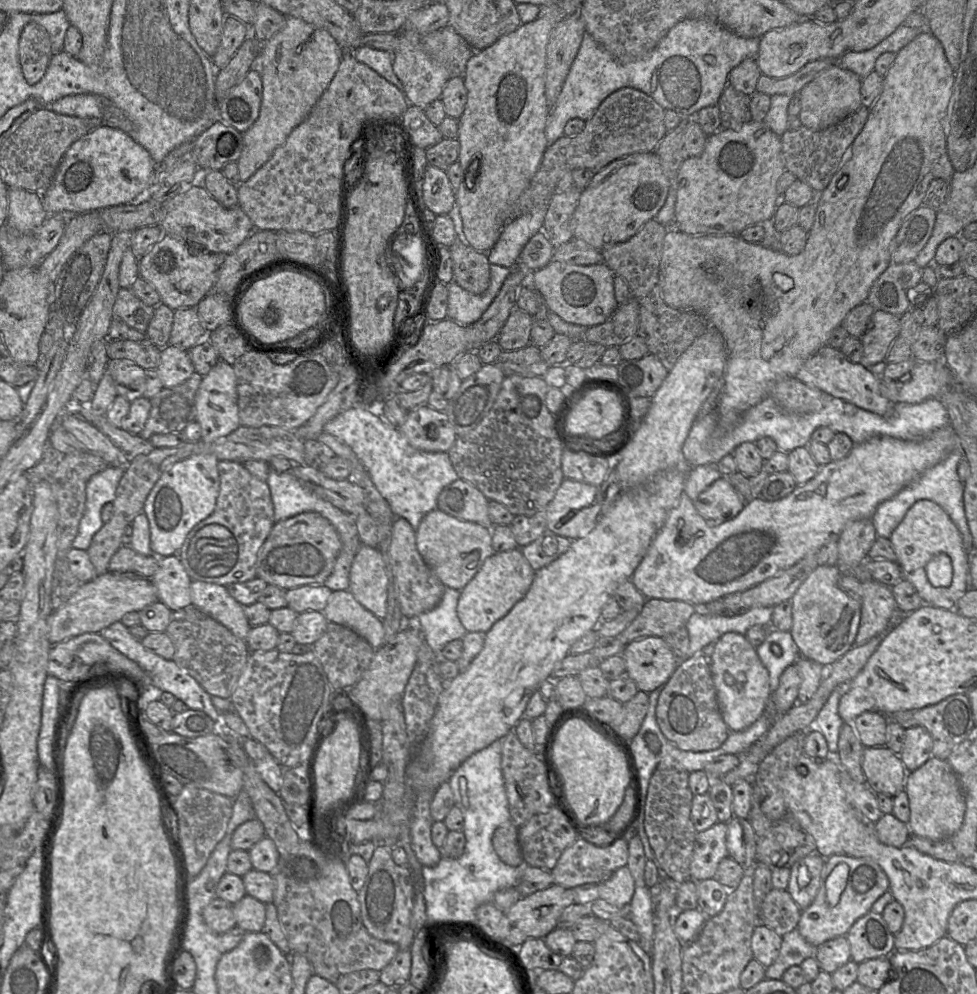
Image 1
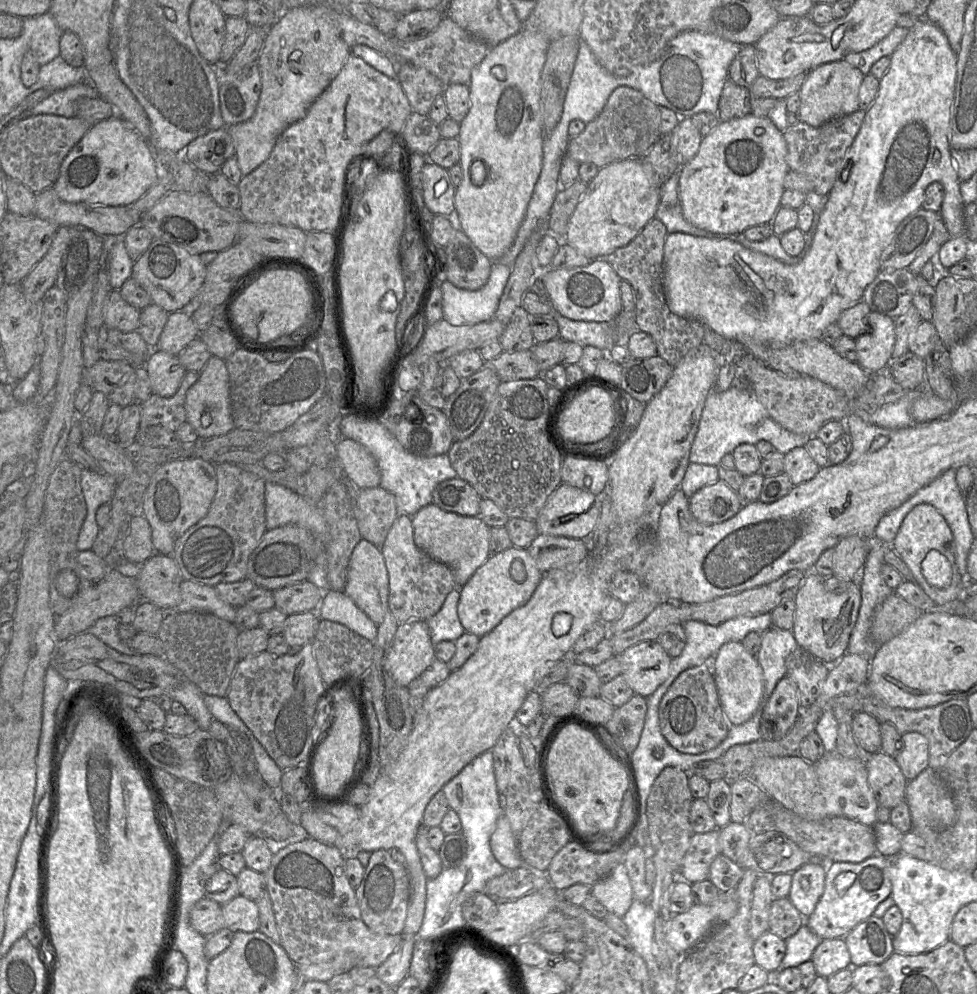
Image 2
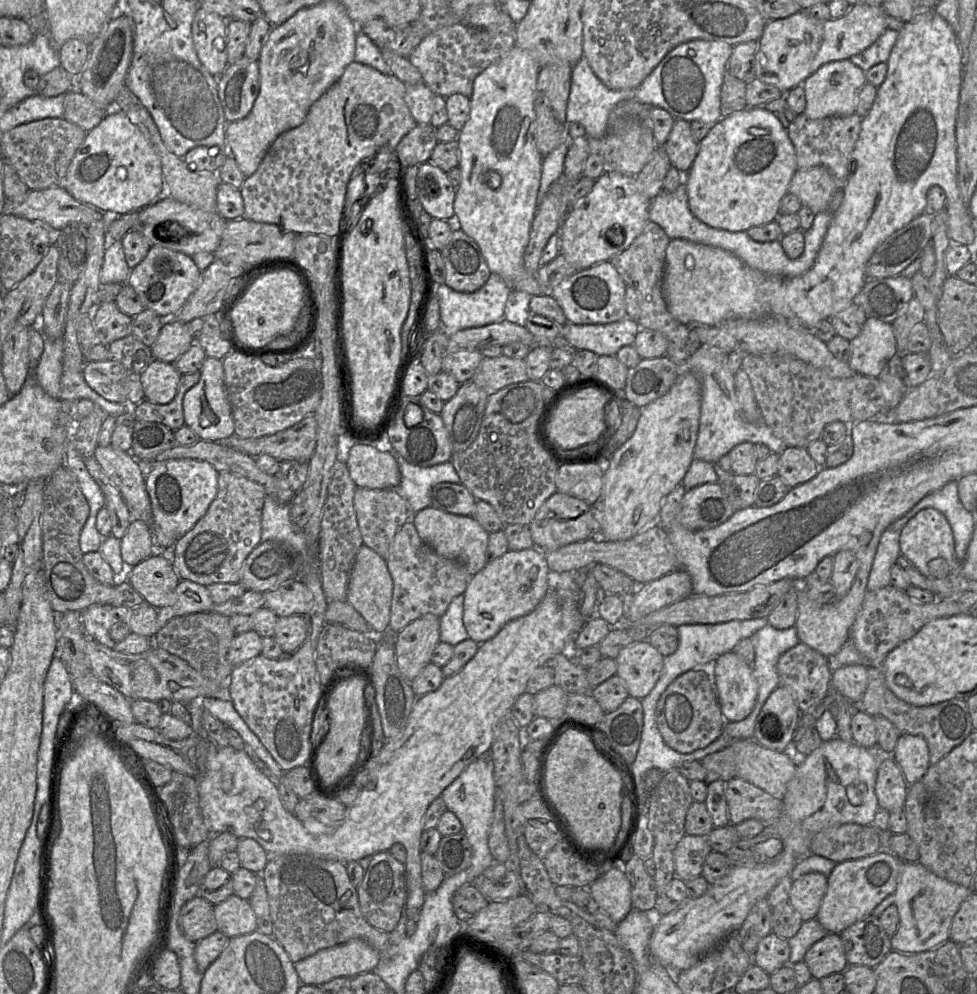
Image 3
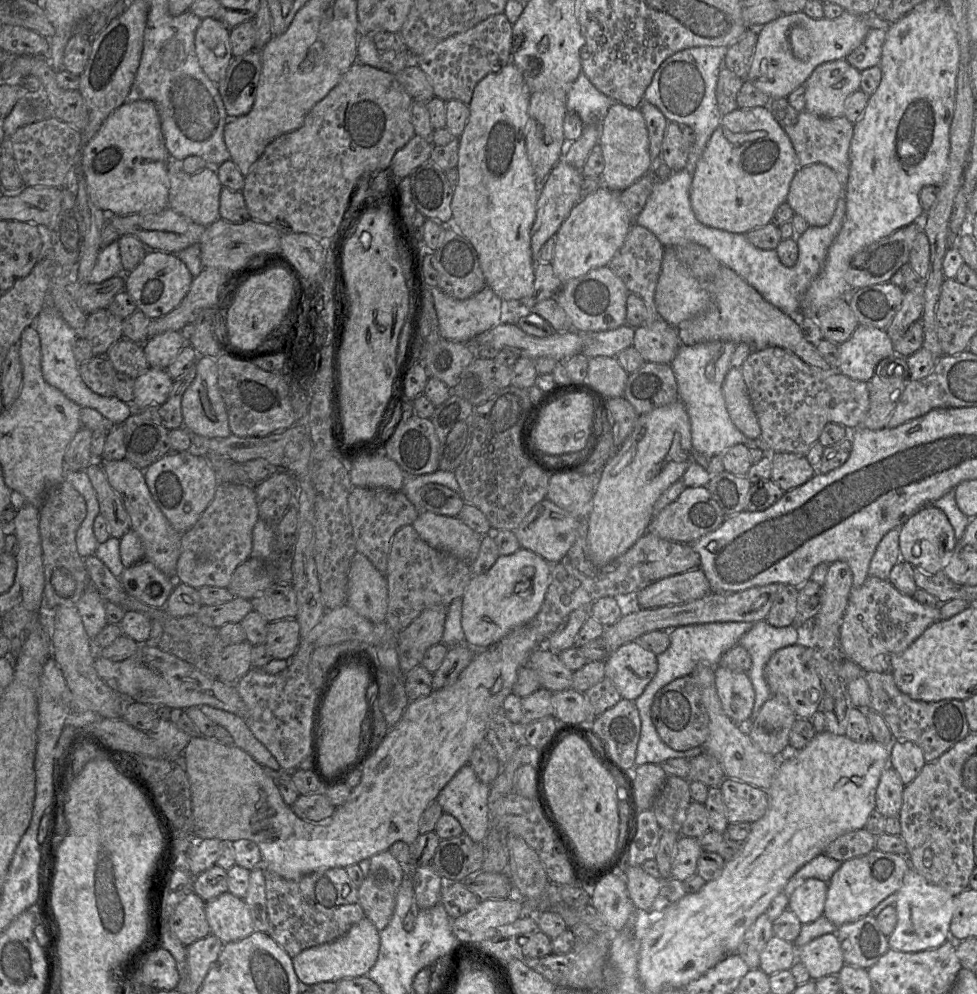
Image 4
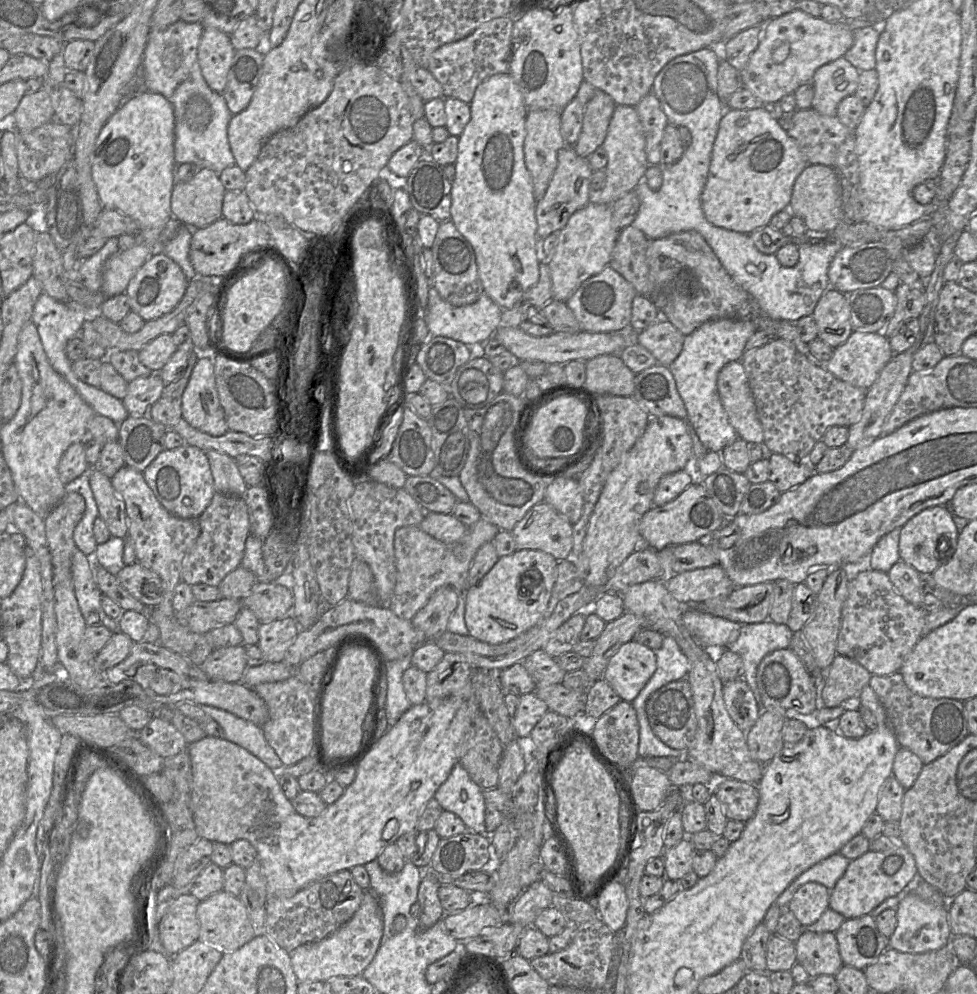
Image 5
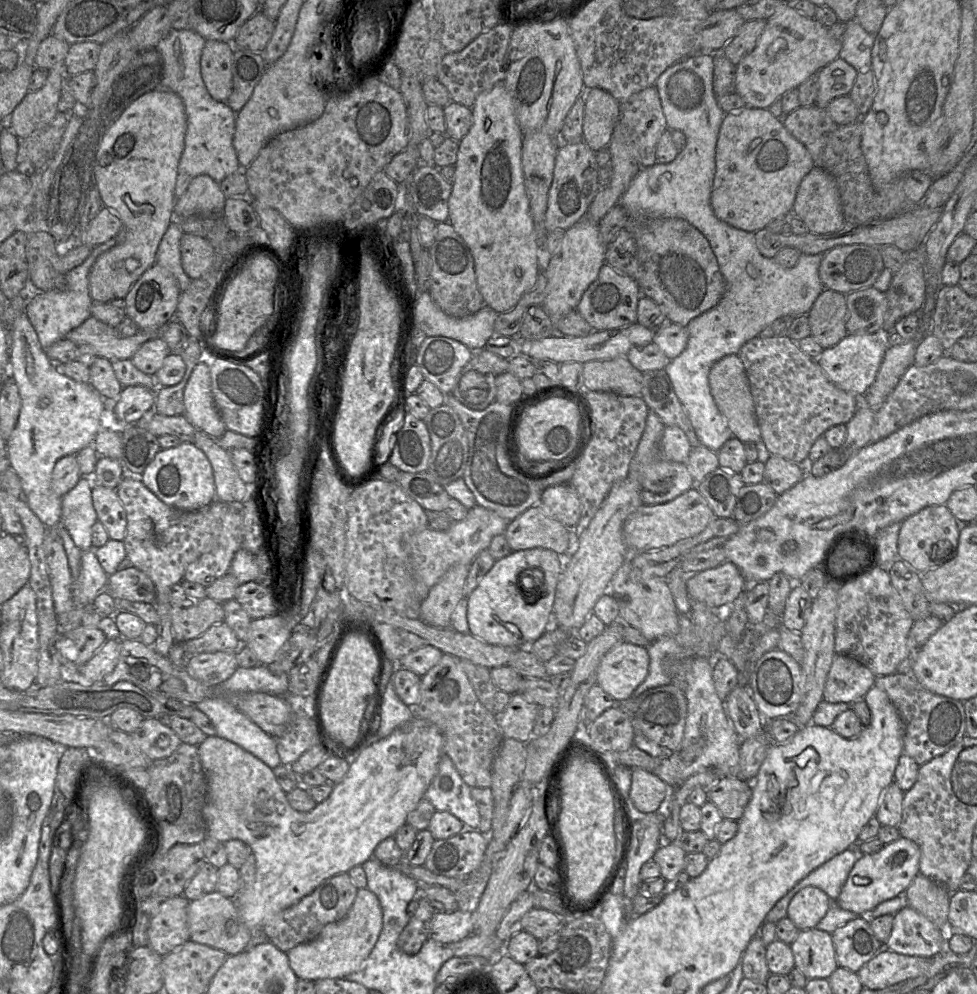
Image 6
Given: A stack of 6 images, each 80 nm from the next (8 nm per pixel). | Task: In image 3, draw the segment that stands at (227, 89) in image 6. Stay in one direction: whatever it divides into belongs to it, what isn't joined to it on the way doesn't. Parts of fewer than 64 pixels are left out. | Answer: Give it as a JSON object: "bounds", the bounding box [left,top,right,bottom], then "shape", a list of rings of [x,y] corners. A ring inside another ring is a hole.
{"bounds":[191,7,228,76],"shape":[[[199,7],[191,31],[198,59],[213,76],[221,76],[228,66],[227,21]]]}

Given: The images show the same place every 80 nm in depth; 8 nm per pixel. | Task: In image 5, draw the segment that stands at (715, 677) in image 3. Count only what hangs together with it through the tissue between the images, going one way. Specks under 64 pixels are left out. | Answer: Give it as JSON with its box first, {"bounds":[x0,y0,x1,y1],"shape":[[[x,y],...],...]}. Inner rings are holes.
{"bounds":[722,678,761,731],"shape":[[[738,678],[724,683],[722,692],[730,717],[740,729],[748,731],[761,715],[761,706],[749,685],[744,678]]]}

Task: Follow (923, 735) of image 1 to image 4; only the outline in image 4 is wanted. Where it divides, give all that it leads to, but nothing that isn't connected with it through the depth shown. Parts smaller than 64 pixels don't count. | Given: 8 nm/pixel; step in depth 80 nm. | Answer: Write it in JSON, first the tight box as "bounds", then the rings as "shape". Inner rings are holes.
{"bounds":[889,741,926,784],"shape":[[[893,741],[890,745],[889,766],[899,774],[902,783],[910,784],[926,764],[923,751],[910,741]]]}

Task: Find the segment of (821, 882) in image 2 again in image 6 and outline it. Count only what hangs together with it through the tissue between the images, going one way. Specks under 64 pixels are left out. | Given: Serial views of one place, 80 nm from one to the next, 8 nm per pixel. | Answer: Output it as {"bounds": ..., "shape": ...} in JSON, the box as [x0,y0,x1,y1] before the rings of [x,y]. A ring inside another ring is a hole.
{"bounds":[787,886,833,930],"shape":[[[806,886],[791,899],[787,917],[800,930],[812,929],[823,919],[833,901],[820,888]]]}

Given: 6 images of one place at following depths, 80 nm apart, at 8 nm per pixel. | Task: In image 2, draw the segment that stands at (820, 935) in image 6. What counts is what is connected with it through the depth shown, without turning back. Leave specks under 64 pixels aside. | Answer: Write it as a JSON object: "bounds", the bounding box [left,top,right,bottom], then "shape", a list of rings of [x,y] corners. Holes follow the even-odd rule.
{"bounds":[811,938,851,978],"shape":[[[844,938],[823,939],[814,950],[811,961],[817,975],[825,978],[851,967],[850,953]]]}

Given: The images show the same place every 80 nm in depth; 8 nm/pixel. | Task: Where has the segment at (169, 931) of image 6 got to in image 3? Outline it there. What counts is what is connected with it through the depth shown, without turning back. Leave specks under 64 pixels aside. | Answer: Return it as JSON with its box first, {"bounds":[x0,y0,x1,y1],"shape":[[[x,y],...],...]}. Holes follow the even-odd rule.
{"bounds":[179,895,218,942],"shape":[[[196,895],[181,908],[179,926],[187,939],[199,942],[218,930],[214,906]]]}

